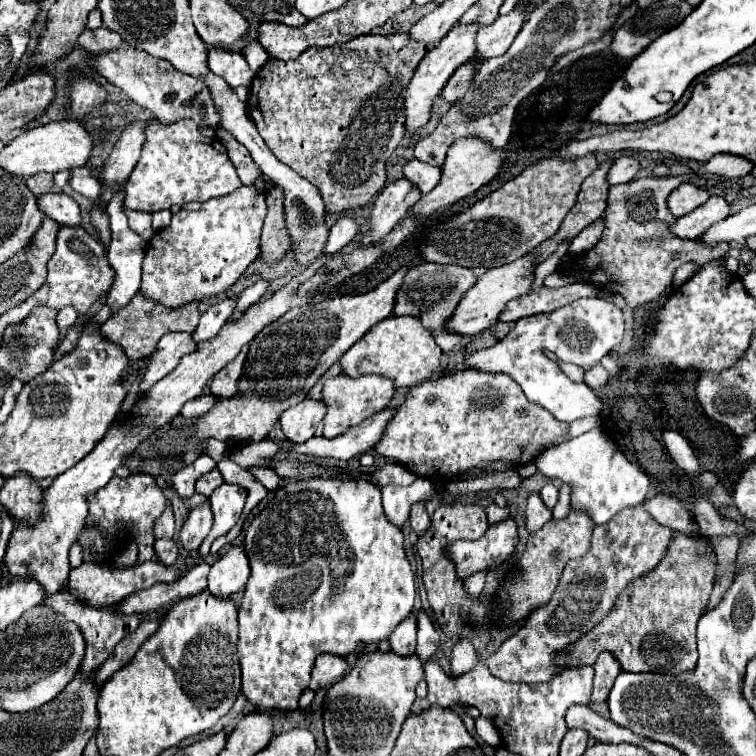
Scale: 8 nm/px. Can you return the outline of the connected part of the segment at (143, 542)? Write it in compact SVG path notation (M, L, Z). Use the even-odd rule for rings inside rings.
M142 474L142 476L130 476L126 480L114 476L102 490L98 490L96 494L88 498L86 524L98 526L106 534L118 534L120 538L128 538L126 534L132 534L134 530L130 538L138 542L138 562L136 564L142 564L146 560L156 560L156 554L152 548L154 546L152 524L156 522L156 518L160 518L164 508L166 508L166 496L156 486L156 480L152 476Z

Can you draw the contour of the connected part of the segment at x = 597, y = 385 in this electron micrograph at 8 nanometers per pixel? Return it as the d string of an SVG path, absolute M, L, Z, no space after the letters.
M596 364L594 368L586 370L586 378L584 378L584 382L586 382L588 388L592 388L592 390L600 390L600 388L604 388L604 386L608 384L608 372L606 372L600 364Z

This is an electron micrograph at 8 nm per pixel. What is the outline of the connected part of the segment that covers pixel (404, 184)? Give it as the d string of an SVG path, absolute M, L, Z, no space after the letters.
M406 178L396 180L394 184L388 184L378 194L370 220L362 228L362 232L370 230L364 236L364 246L378 242L382 236L386 236L404 218L406 210L420 200L420 196L422 196L420 190L416 190L416 186L412 186L412 182L408 182Z

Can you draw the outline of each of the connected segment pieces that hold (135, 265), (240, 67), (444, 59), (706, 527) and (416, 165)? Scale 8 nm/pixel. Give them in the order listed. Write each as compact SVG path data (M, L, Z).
M120 190L120 194L112 196L112 200L110 200L106 210L110 214L110 228L112 228L112 242L110 242L110 248L108 248L108 262L110 262L110 266L116 272L116 278L114 278L110 296L108 296L108 304L112 306L112 312L116 312L122 306L126 306L132 300L132 296L138 292L138 288L140 288L142 258L144 258L144 246L146 244L144 244L144 240L136 232L132 232L128 228L126 212L124 212L124 190Z
M218 46L208 48L208 68L220 74L232 88L240 84L250 86L252 78L256 76L240 52L234 52L228 48L220 50Z
M456 24L438 46L434 46L426 58L420 62L420 66L414 72L414 78L404 94L404 106L406 106L406 132L416 132L420 126L424 126L430 118L430 108L434 98L440 94L440 90L444 88L444 84L448 82L448 78L452 76L452 72L462 66L466 60L472 58L472 54L476 52L476 30L480 30L480 26L460 26Z
M696 498L694 502L694 516L696 516L696 522L700 526L700 532L704 536L730 536L730 534L736 534L738 538L744 538L746 534L750 534L750 528L746 528L744 524L732 520L732 518L726 518L722 514L718 514L718 510L702 500L702 498Z
M410 160L404 166L404 176L412 180L422 194L428 194L432 188L436 188L436 182L440 182L440 166L428 166L420 160Z

